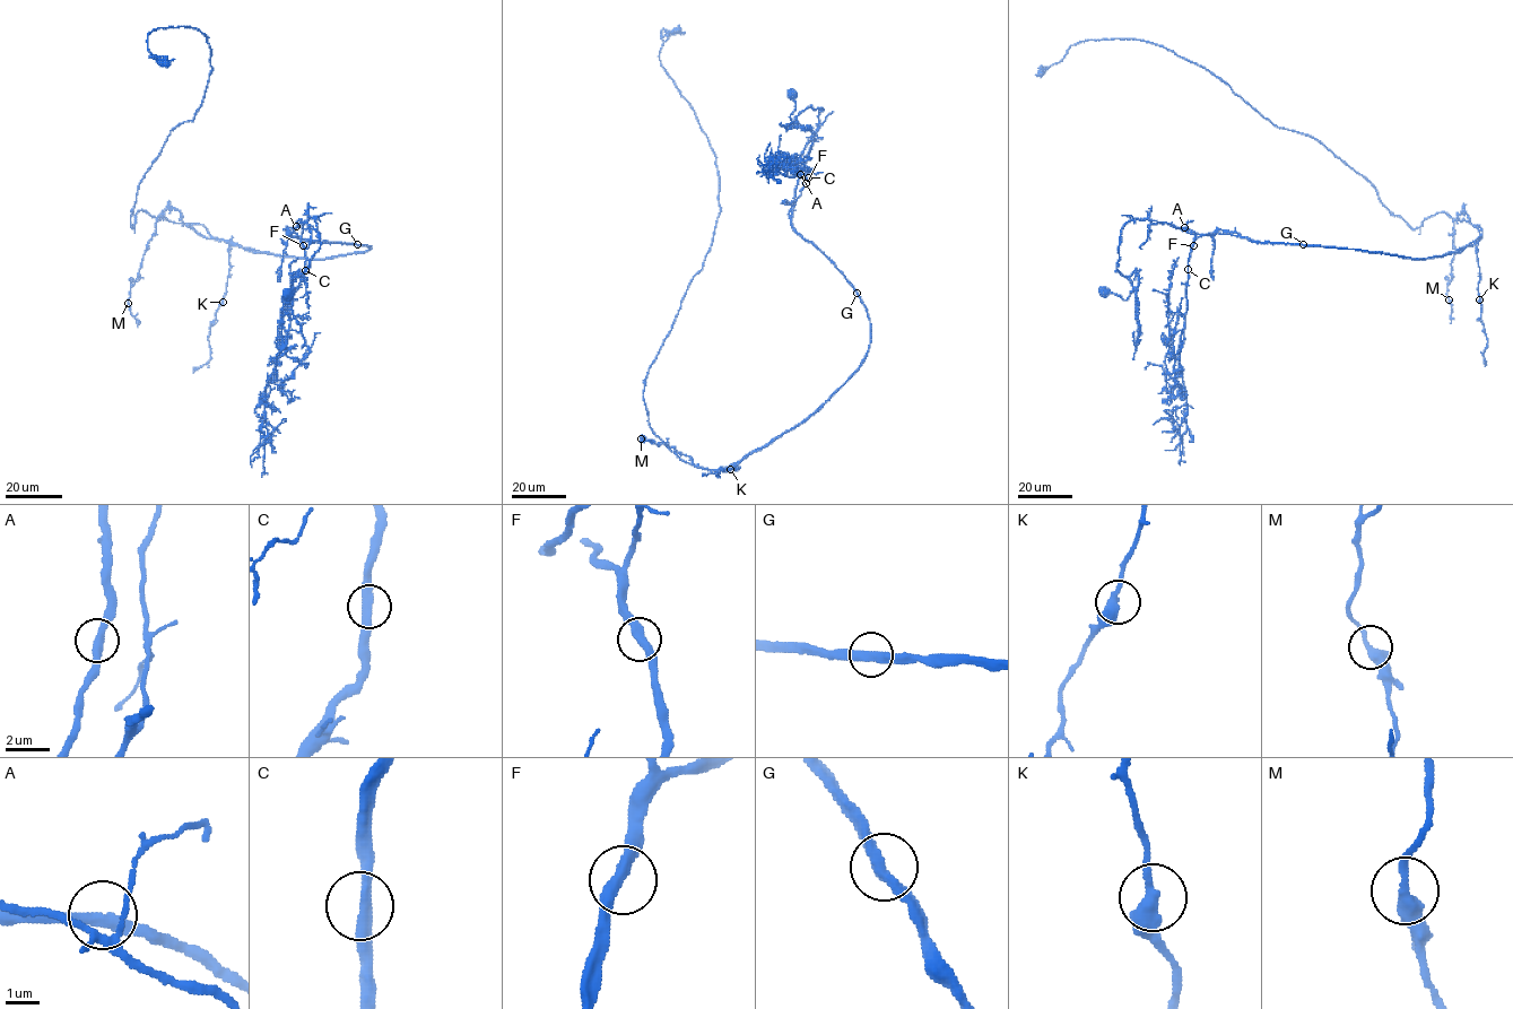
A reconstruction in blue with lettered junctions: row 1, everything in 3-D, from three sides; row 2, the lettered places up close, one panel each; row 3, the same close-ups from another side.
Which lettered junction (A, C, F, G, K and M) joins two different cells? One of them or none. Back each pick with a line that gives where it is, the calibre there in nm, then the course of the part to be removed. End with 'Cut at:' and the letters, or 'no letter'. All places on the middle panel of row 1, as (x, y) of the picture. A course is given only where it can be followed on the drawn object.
G: Place: (857, 293). Thickness 380 nm. Course of the part to remove: (858, 294), (870, 323), (869, 350), (801, 423), (713, 471), (668, 443), (650, 440)
Cut at: G

